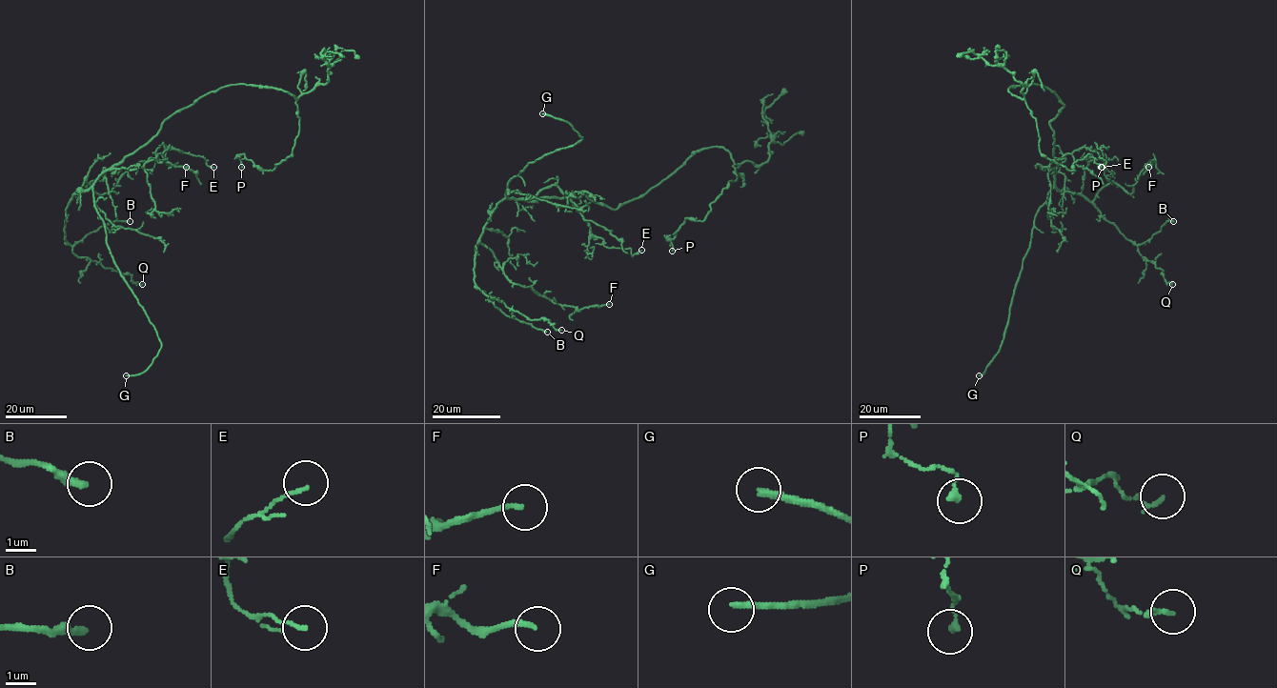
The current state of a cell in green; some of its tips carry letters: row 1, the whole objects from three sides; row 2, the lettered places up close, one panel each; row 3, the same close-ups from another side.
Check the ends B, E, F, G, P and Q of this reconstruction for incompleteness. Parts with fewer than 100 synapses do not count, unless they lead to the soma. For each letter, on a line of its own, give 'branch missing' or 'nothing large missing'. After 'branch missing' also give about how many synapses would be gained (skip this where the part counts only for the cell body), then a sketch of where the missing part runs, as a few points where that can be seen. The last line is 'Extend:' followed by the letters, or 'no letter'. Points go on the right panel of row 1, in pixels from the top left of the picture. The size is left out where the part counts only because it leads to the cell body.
B: nothing large missing
E: nothing large missing
F: nothing large missing
G: branch missing | (979, 375), (965, 313), (952, 296), (930, 289)
P: nothing large missing
Q: nothing large missing
Extend: G

